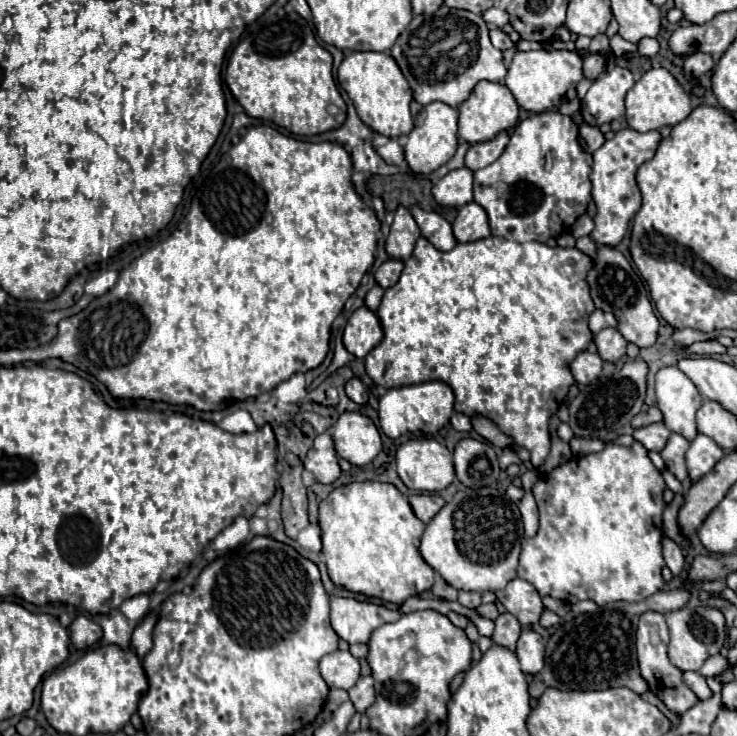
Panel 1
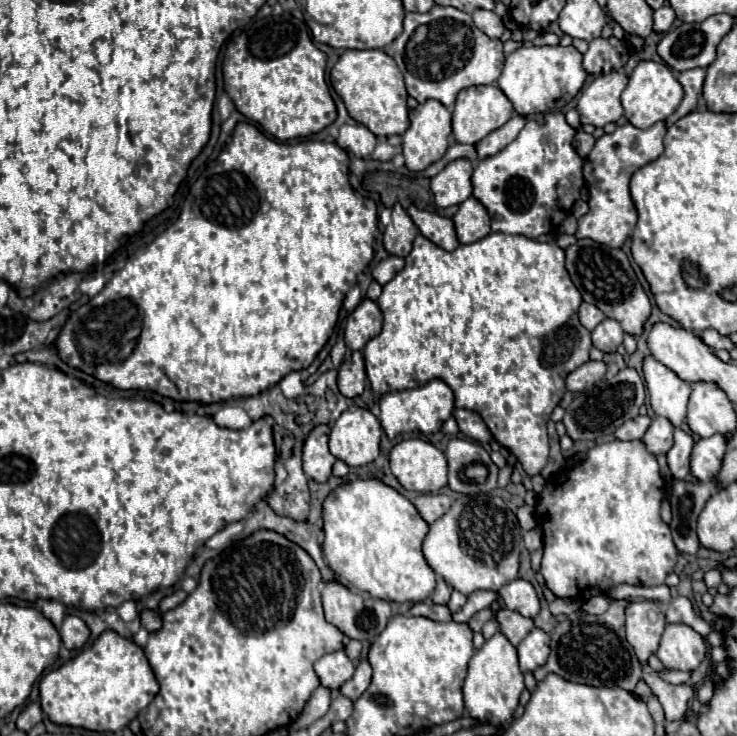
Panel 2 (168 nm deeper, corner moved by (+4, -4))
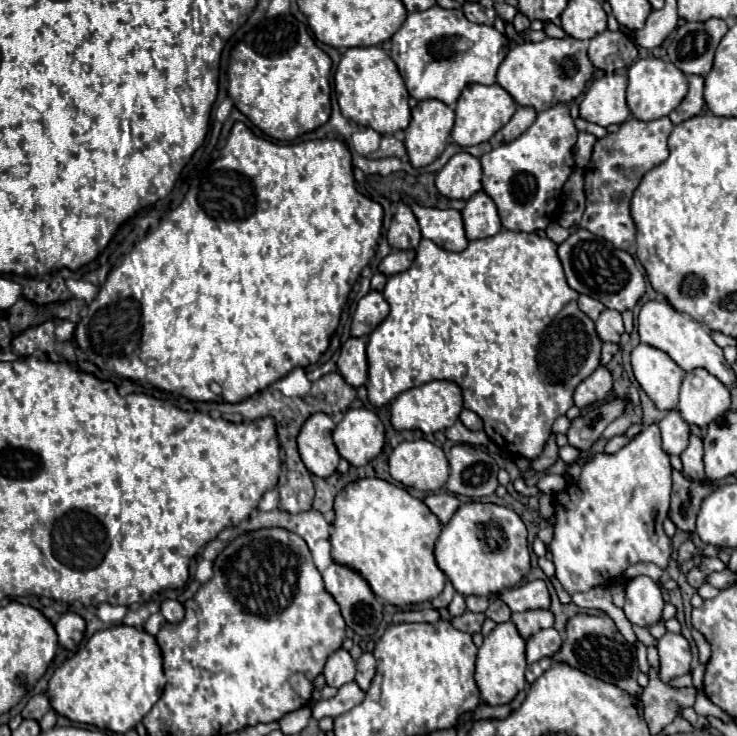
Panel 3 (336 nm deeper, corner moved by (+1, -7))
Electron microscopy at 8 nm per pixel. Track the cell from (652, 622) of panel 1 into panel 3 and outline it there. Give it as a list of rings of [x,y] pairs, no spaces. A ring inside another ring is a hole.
[[[635,576],[625,582],[625,606],[623,612],[629,622],[649,626],[661,620],[663,612],[661,588],[649,576]]]

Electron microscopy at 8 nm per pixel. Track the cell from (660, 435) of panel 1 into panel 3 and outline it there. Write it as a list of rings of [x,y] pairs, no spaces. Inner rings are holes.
[[[671,410],[659,422],[659,430],[663,438],[663,448],[667,454],[681,454],[687,448],[691,428],[689,424],[685,424],[685,420],[681,420],[681,414],[677,410]]]

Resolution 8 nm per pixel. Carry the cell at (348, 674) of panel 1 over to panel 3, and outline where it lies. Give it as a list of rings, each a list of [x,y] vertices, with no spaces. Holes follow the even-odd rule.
[[[339,648],[327,658],[323,672],[325,672],[325,678],[327,678],[329,686],[341,688],[343,684],[353,682],[353,678],[355,678],[355,662],[353,662],[353,658],[351,658],[351,654],[347,650]]]

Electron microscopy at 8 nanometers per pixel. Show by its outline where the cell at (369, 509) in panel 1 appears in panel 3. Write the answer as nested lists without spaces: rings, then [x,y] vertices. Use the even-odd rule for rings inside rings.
[[[363,478],[347,484],[335,498],[335,522],[331,542],[331,556],[335,562],[345,564],[357,570],[371,586],[371,590],[383,600],[397,608],[405,608],[411,604],[421,604],[433,600],[441,594],[445,586],[445,572],[435,562],[435,542],[441,532],[441,522],[433,512],[429,512],[427,504],[419,498],[411,496],[405,488],[399,488],[391,482],[379,478]]]

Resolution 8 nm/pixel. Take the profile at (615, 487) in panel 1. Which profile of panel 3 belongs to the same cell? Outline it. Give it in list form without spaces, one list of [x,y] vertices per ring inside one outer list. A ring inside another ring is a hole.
[[[653,422],[643,426],[643,430],[617,454],[595,454],[595,458],[583,466],[579,482],[557,494],[557,498],[563,500],[557,500],[555,506],[559,520],[555,524],[555,536],[549,550],[557,568],[557,580],[569,594],[587,592],[593,586],[609,586],[627,566],[637,562],[655,562],[659,568],[667,566],[673,546],[671,538],[663,532],[663,520],[669,512],[671,472],[669,454],[661,448],[661,432]]]

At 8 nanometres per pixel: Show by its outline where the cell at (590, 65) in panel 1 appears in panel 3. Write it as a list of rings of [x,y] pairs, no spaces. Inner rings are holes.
[[[605,30],[589,40],[589,58],[595,68],[615,72],[617,68],[627,68],[637,60],[637,46],[621,30]]]

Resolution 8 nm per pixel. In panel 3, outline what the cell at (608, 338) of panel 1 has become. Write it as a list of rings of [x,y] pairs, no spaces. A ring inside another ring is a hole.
[[[605,308],[595,322],[595,328],[597,328],[603,342],[619,342],[619,336],[623,334],[621,314],[617,310]]]

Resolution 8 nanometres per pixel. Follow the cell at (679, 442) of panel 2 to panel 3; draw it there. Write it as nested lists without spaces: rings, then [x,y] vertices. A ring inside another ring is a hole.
[[[691,436],[691,442],[687,450],[681,454],[683,460],[683,474],[691,480],[705,482],[705,470],[703,470],[703,440],[697,436]]]

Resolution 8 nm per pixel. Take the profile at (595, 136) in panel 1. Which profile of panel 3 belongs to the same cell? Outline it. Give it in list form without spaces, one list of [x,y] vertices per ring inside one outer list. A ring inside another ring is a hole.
[[[581,132],[581,134],[579,134],[577,144],[575,144],[575,150],[573,150],[575,164],[577,164],[579,168],[585,168],[585,166],[587,166],[595,142],[597,142],[597,138],[595,138],[593,134],[587,134],[587,132]]]

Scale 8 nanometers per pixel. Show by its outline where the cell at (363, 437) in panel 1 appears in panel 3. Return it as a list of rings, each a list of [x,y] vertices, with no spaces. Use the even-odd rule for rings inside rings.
[[[349,408],[333,430],[339,454],[353,466],[365,466],[383,448],[383,424],[373,410]]]

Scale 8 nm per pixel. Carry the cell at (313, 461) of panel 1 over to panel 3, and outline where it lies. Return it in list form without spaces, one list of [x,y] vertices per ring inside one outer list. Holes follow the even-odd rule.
[[[317,412],[309,416],[309,420],[305,420],[297,436],[301,460],[315,476],[321,476],[321,478],[331,476],[337,470],[337,464],[341,460],[331,438],[333,428],[335,428],[335,422],[331,420],[331,416]]]

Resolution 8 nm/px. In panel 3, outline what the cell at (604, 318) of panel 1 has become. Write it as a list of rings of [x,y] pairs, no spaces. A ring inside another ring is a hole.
[[[585,294],[579,296],[579,308],[581,308],[591,320],[597,320],[597,316],[605,310],[605,306],[603,306],[599,300],[593,300],[591,296],[585,296]]]

